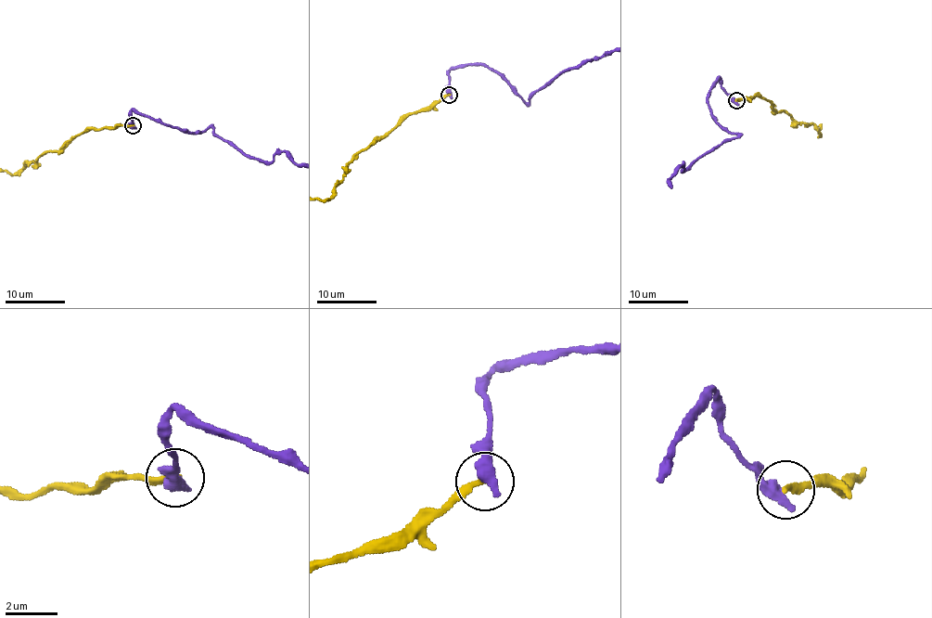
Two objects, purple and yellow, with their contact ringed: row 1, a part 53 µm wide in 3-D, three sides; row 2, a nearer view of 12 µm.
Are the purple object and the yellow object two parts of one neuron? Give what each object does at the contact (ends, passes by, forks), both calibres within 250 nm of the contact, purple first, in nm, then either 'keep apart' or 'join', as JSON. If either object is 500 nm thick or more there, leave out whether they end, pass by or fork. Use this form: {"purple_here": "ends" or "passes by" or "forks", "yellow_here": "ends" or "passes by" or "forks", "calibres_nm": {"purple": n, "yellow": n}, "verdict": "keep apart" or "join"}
{"calibres_nm": {"purple": 600, "yellow": 220}, "verdict": "keep apart"}

